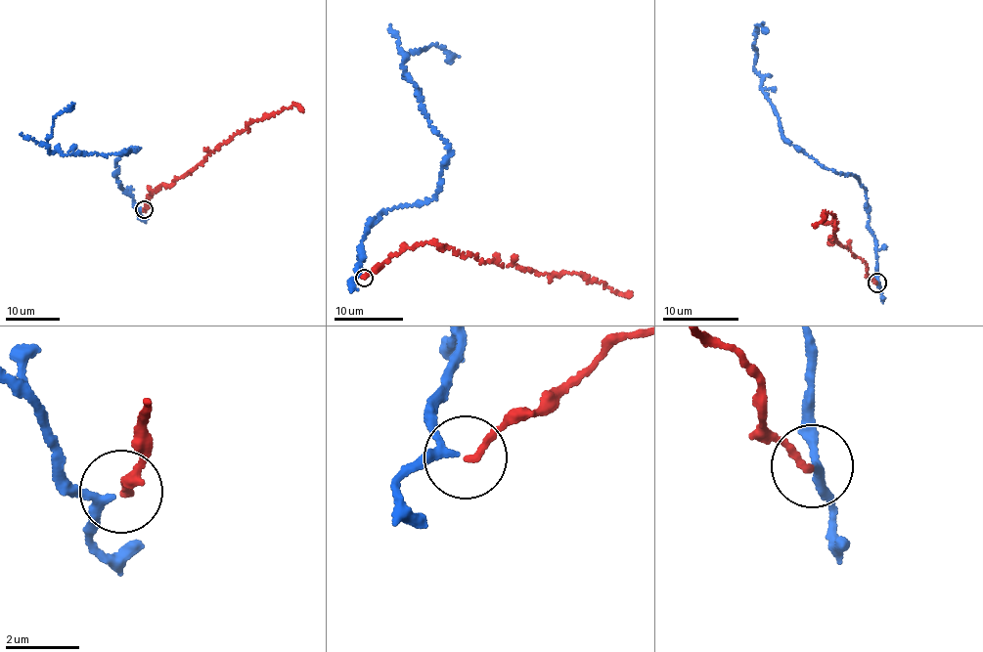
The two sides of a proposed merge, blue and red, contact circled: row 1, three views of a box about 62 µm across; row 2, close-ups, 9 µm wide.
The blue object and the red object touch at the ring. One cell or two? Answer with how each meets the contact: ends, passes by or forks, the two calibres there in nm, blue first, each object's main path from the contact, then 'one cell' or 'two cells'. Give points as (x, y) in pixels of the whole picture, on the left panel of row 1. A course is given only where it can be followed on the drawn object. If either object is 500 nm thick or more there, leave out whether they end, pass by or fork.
blue passes by | red ends | 200/190 nm | blue via (144, 210), (119, 185), (117, 159), (138, 149), (86, 155), (48, 150), (54, 117), (74, 108) | red via (144, 209), (147, 197), (164, 185), (171, 185), (252, 121), (294, 105), (301, 110) | one cell

